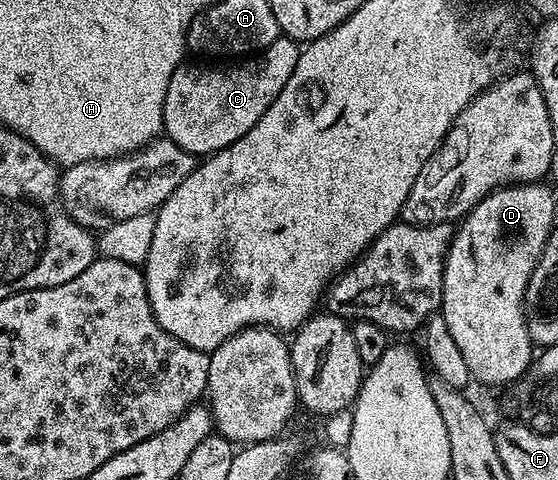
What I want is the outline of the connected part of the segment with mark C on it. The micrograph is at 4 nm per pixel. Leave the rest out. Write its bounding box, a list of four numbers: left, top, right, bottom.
[163,37,302,157]

